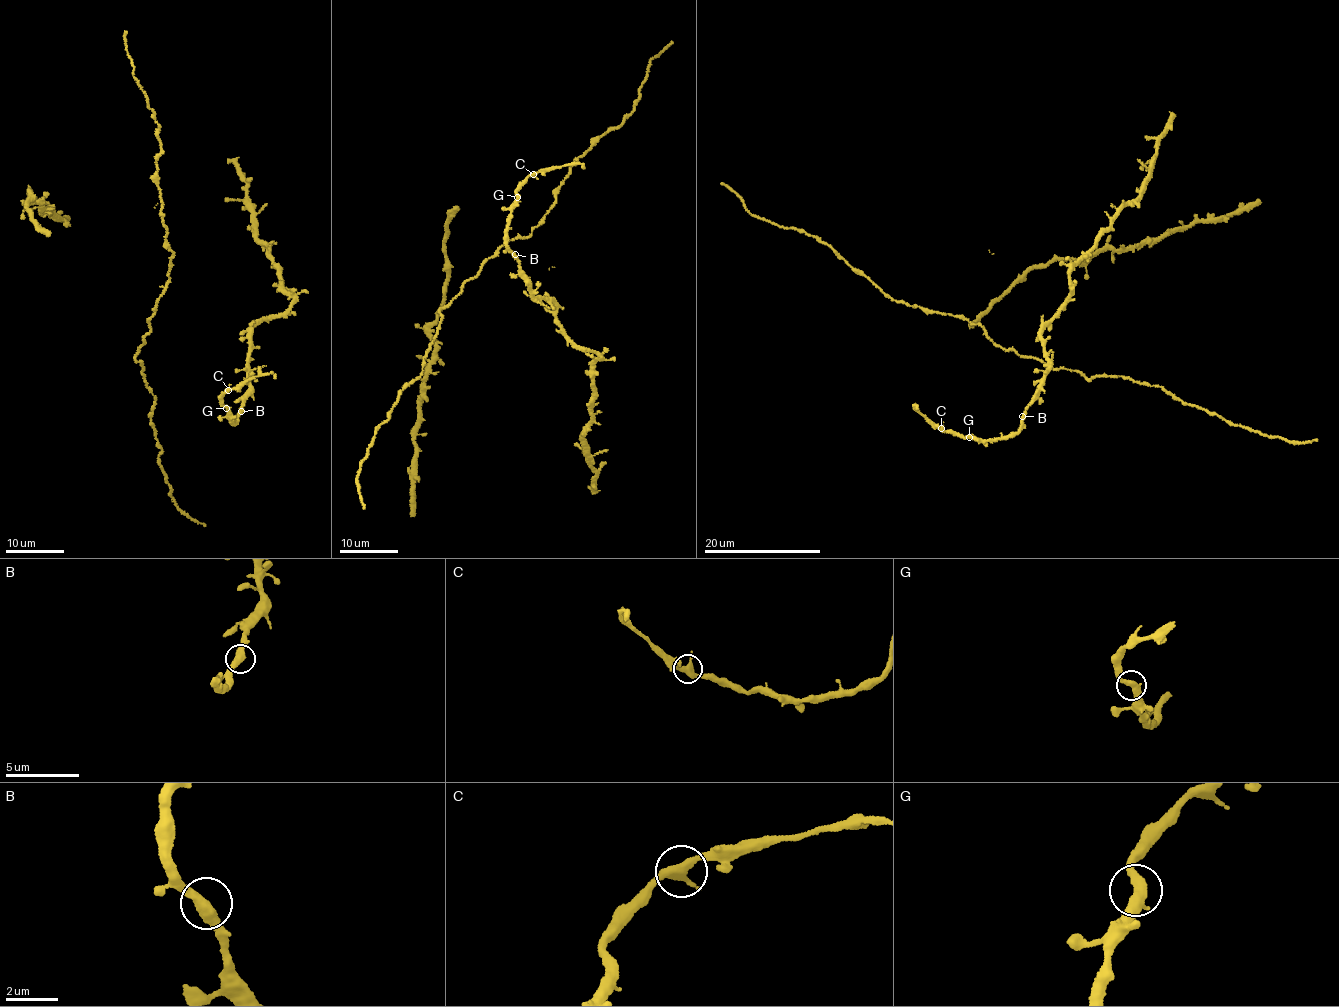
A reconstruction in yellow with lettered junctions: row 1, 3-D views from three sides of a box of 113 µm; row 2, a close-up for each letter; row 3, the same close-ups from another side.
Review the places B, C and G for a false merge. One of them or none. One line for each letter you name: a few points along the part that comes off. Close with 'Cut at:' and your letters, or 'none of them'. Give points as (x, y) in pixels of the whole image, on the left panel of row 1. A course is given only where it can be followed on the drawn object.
Cut at: none of them

